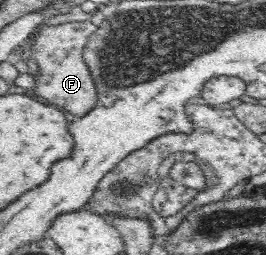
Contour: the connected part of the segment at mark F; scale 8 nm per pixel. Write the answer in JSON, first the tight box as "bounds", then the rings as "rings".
{"bounds":[31,21,98,115],"rings":[[[72,21],[57,25],[43,25],[37,29],[31,46],[31,62],[36,63],[38,74],[34,81],[38,87],[36,93],[50,103],[56,103],[74,115],[84,115],[88,109],[92,109],[98,101],[96,82],[92,79],[90,68],[84,60],[84,47],[88,37],[96,31],[97,27],[91,21]]]}

